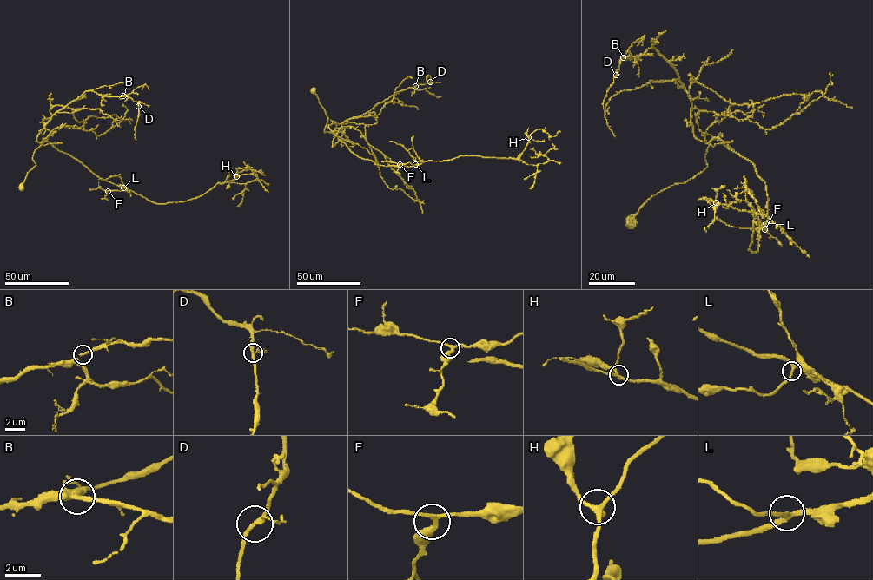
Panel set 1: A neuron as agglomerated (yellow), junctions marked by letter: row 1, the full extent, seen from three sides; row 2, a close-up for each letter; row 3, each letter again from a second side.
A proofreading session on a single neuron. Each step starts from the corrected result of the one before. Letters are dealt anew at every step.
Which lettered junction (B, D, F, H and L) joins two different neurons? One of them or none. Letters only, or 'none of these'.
none of these

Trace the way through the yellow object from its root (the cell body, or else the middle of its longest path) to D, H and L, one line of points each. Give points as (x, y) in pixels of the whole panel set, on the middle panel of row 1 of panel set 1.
D: (313, 90), (327, 118), (324, 132), (333, 134), (328, 125), (341, 124), (361, 115), (397, 92), (430, 82)
H: (313, 90), (327, 118), (324, 132), (376, 164), (410, 167), (460, 155), (518, 159), (528, 137)
L: (313, 90), (327, 118), (324, 132), (333, 133), (357, 155), (386, 166), (415, 164)

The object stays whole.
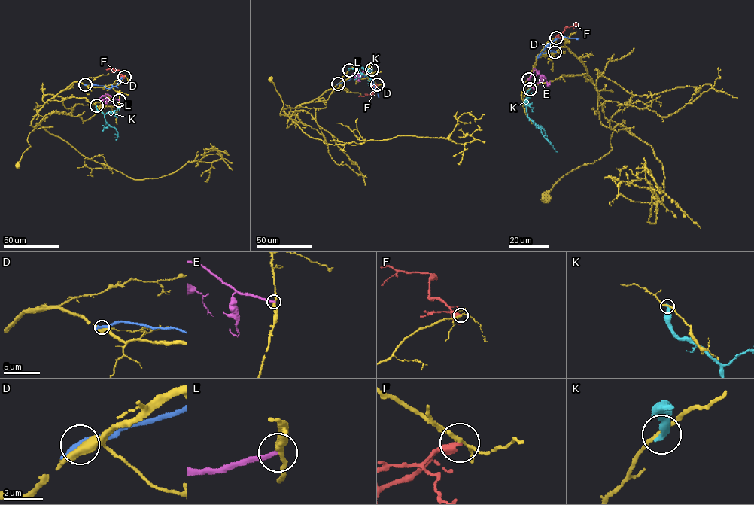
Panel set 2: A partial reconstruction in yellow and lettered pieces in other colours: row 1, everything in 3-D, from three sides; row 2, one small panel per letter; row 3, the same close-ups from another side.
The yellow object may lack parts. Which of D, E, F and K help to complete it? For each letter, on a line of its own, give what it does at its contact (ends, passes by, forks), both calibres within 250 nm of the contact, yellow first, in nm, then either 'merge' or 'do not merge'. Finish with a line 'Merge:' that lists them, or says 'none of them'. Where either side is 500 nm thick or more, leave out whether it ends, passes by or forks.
D: it ends; calibres 400 and 400 nm; do not merge
E: it ends; calibres 240 and 200 nm; do not merge
F: it ends; calibres 130 and 360 nm; do not merge
K: it ends; calibres 170 and 400 nm; do not merge
Merge: none of them

